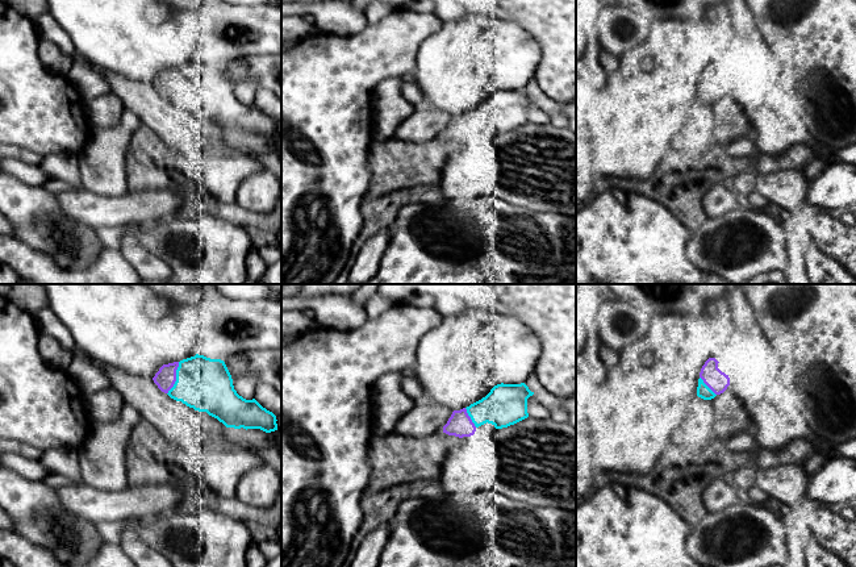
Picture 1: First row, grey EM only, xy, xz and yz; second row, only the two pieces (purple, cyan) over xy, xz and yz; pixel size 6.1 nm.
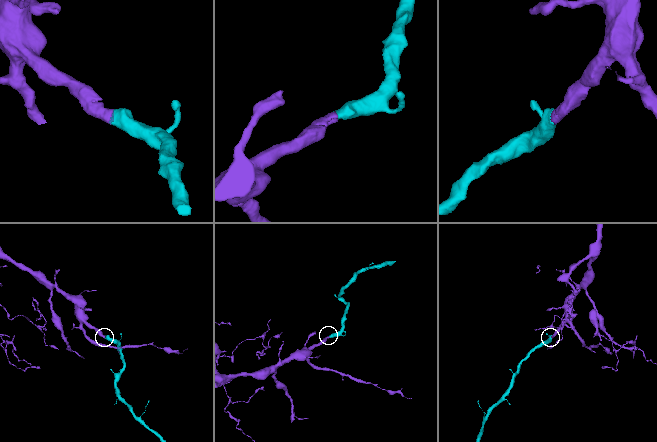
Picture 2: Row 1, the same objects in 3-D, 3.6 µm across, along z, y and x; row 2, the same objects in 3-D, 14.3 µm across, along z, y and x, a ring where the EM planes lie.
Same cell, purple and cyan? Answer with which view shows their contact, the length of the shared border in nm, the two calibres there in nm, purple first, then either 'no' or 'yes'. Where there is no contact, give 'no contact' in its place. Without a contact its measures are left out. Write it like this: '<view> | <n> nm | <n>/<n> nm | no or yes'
xy | 220 nm | 120/320 nm | yes

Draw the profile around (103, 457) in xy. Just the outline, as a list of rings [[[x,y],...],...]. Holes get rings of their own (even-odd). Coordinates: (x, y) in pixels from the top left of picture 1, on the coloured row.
[[[125,405],[117,421],[91,422],[87,438],[78,450],[83,483],[120,491],[128,485],[126,447],[141,414]]]

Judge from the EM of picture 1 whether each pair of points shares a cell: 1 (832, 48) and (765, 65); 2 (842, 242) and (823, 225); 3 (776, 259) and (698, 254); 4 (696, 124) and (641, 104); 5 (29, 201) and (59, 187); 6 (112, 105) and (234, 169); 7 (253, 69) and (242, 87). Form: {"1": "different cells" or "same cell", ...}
{"1": "different cells", "2": "same cell", "3": "same cell", "4": "different cells", "5": "different cells", "6": "different cells", "7": "same cell"}

